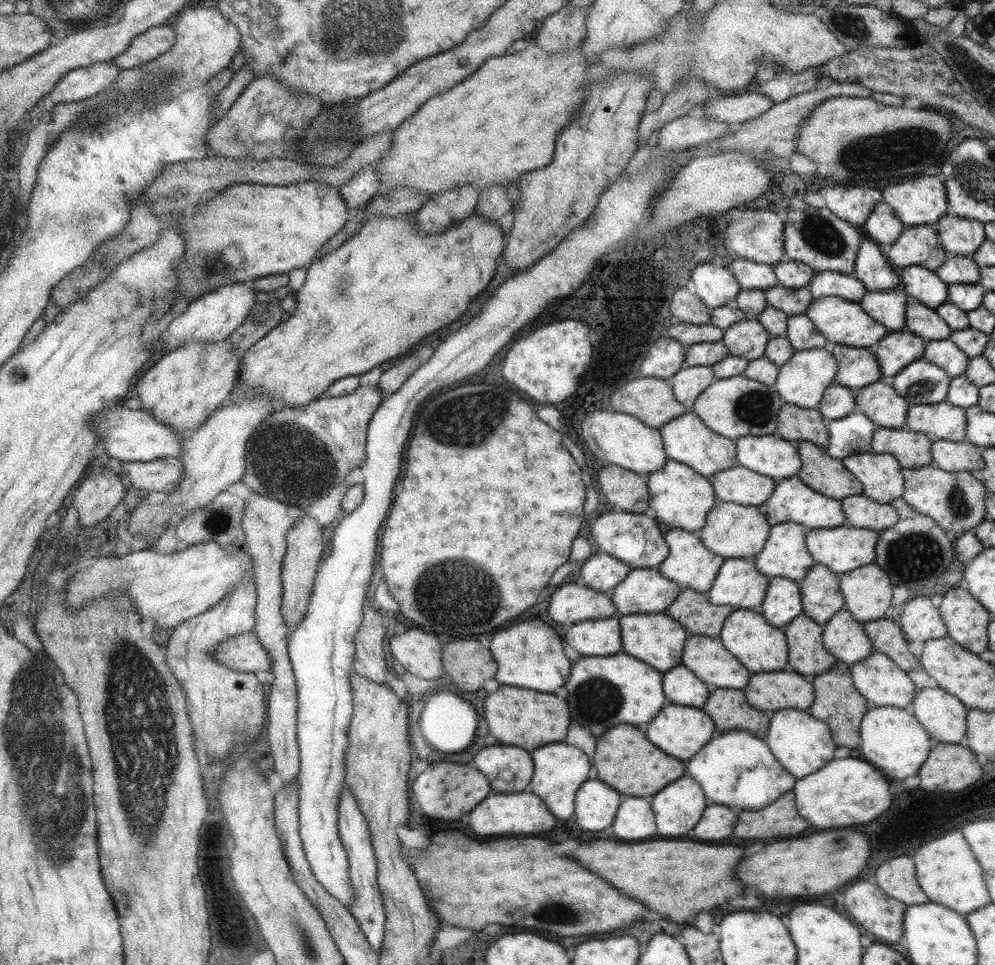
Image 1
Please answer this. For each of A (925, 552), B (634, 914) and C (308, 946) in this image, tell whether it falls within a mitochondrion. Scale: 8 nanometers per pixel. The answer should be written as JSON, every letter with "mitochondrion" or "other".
{"A":"mitochondrion","B":"other","C":"mitochondrion"}

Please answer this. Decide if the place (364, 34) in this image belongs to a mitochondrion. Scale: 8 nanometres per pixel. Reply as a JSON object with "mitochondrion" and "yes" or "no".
{"mitochondrion":"yes"}

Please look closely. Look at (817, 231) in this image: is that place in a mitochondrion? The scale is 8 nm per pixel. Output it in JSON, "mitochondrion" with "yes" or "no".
{"mitochondrion":"yes"}

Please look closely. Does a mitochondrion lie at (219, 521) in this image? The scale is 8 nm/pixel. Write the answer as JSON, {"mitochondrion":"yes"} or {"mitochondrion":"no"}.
{"mitochondrion":"yes"}

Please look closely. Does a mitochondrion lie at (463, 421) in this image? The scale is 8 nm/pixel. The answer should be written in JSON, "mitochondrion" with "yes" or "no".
{"mitochondrion":"yes"}

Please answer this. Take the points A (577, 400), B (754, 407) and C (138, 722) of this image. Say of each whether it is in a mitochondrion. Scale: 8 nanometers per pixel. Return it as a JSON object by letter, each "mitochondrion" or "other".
{"A":"other","B":"mitochondrion","C":"mitochondrion"}

